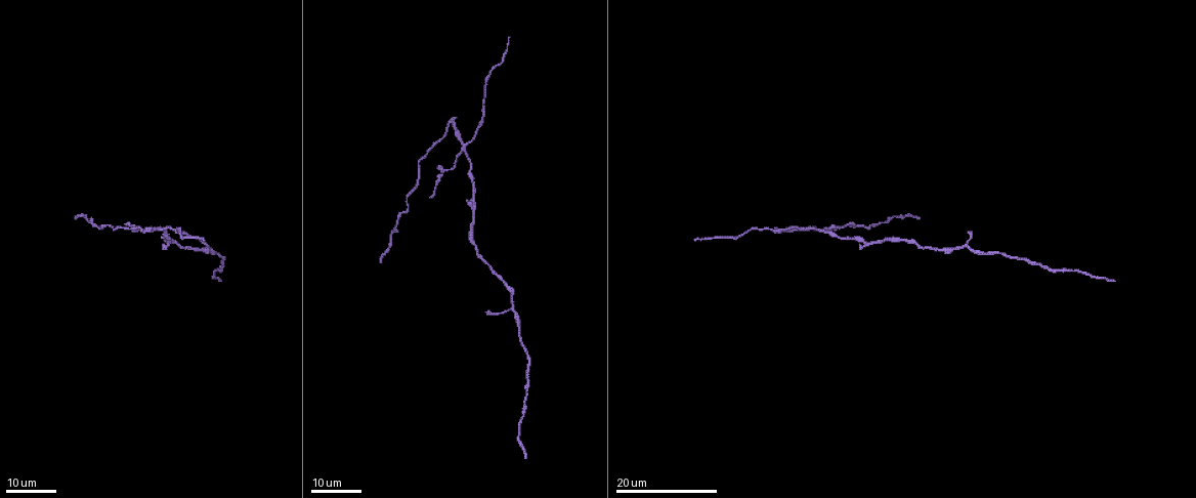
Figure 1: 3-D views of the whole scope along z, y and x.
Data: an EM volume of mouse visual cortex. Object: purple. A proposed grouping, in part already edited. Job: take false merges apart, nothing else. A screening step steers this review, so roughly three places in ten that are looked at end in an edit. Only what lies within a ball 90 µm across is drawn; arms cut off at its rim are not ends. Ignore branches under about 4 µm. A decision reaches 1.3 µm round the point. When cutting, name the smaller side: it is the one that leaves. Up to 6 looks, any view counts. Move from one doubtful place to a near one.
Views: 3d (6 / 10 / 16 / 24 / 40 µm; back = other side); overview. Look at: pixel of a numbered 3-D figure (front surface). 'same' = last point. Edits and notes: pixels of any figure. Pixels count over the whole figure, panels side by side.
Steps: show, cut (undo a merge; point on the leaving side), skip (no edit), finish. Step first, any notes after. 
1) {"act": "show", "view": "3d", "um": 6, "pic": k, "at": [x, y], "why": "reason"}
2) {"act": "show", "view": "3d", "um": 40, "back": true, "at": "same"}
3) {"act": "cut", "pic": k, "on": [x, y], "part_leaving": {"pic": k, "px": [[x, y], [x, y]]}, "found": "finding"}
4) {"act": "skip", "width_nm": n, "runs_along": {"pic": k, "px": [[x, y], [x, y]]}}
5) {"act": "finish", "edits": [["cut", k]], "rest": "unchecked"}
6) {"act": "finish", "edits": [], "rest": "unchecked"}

{"act": "show", "view": "3d", "um": 16, "pic": 1, "at": [474, 207], "why": "three arms meet"}

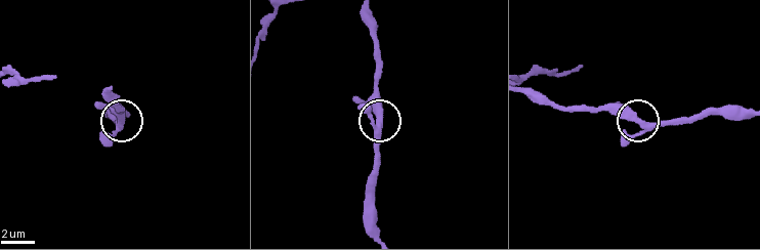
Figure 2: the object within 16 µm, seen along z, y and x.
{"act": "show", "view": "3d", "um": 6, "pic": 2, "at": [378, 122], "why": "zoom in"}

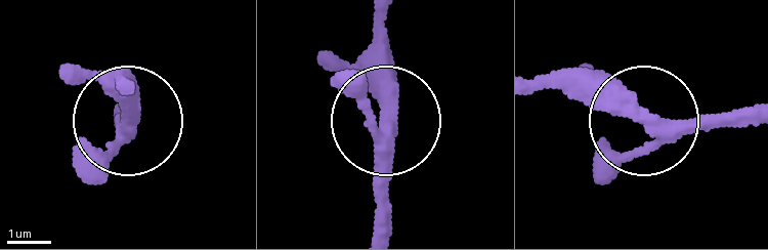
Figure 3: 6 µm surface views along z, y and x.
{"act": "show", "view": "3d", "um": 6, "back": true, "pic": 3, "at": [127, 120], "why": "other side"}

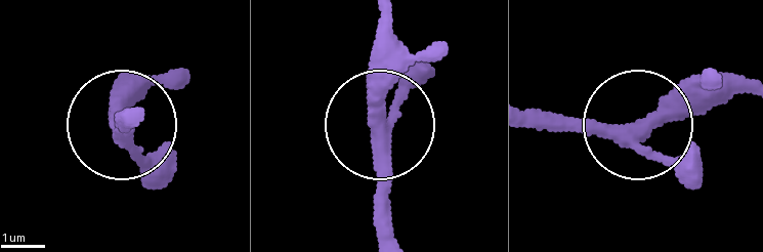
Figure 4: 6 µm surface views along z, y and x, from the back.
{"act": "skip", "runs_along": {"pic": 4, "px": [[589, 117], [651, 128], [725, 77]]}, "found": "all the same neuron"}

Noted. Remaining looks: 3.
{"act": "show", "view": "3d", "um": 24, "pic": 1, "at": [450, 121], "why": "sudden change in width"}

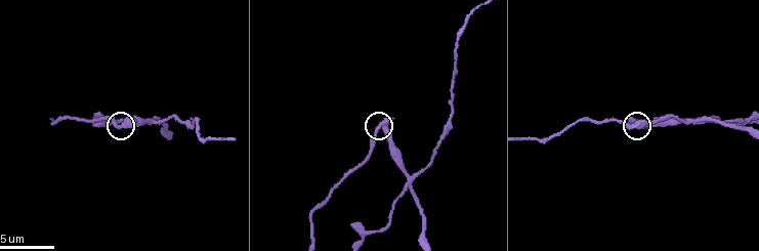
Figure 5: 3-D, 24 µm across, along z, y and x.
{"act": "show", "view": "3d", "um": 6, "pic": 5, "at": [382, 129], "why": "closer look"}

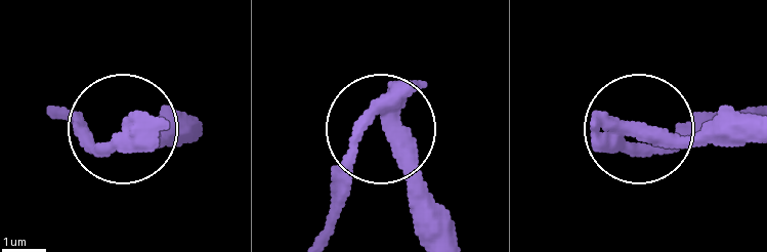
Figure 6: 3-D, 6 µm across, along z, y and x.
{"act": "cut", "pic": 6, "on": [349, 151], "part_leaving": {"pic": 6, "px": [[390, 96], [361, 136], [325, 236]]}, "found": "a second neuron is stuck on"}

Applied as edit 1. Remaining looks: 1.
{"act": "finish", "edits": [["cut", 6]], "rest": "unchecked"}

